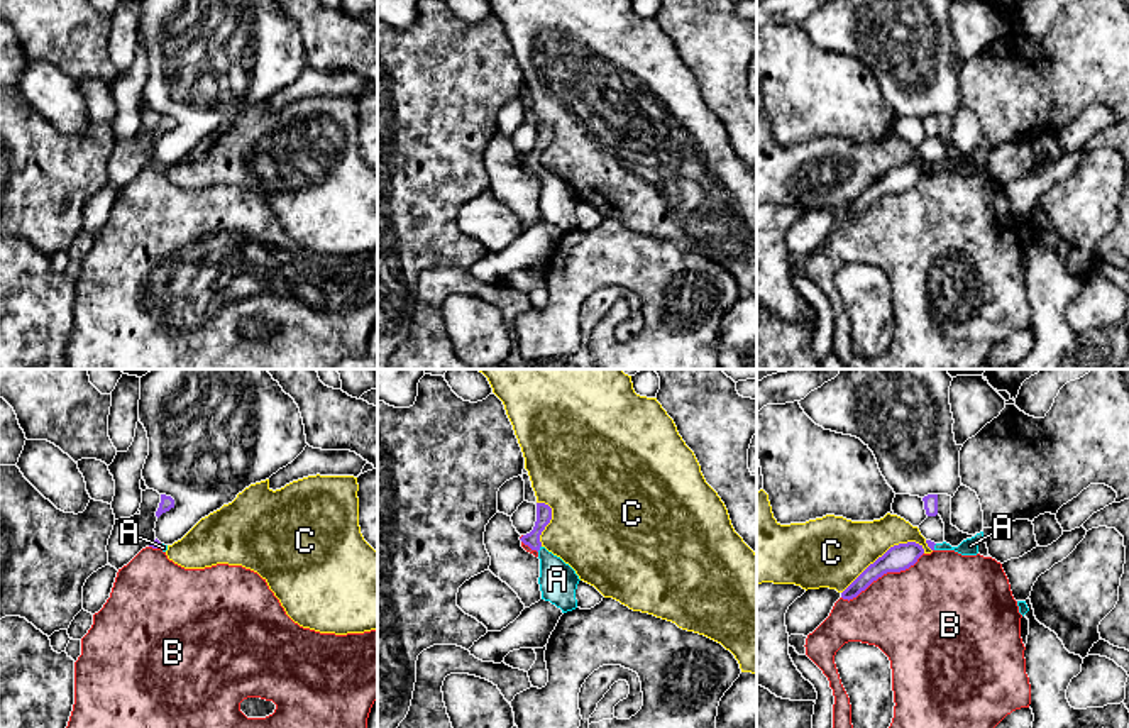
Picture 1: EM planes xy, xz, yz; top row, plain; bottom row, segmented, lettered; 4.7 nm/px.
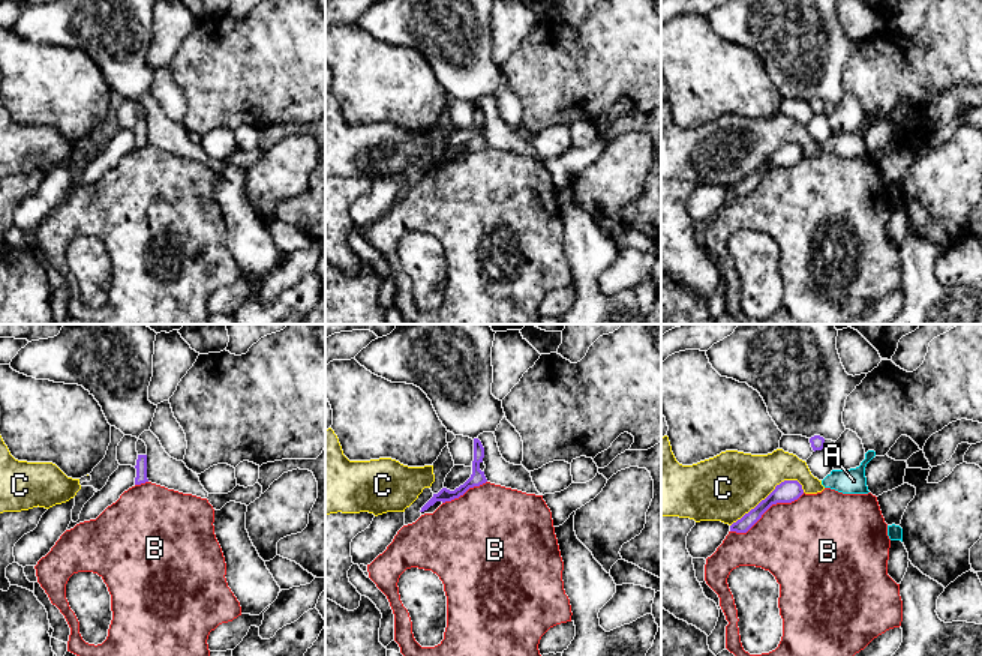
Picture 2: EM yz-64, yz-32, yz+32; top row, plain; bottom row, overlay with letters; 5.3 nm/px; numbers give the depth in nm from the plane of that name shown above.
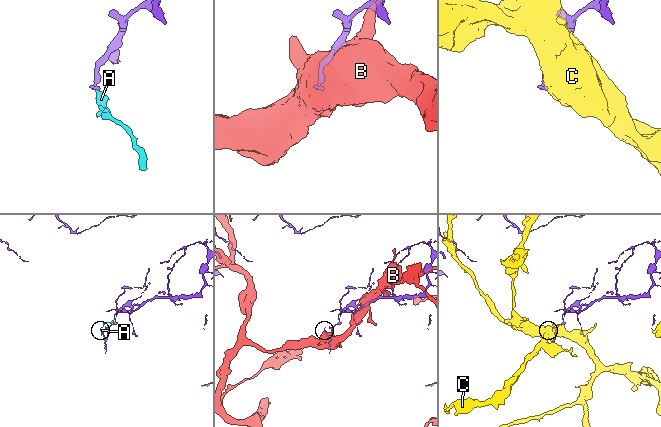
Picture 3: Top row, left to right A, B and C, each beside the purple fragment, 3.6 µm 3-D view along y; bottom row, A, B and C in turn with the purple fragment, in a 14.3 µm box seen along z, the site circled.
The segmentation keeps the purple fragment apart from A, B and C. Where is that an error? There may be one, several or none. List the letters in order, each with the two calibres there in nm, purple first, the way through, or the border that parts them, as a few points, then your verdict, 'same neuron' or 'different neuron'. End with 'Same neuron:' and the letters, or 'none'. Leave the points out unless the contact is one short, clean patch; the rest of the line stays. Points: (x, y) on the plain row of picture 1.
A: 80 nm thick on the purple side, 180 nm on the other; runs through xz (544, 132), (535, 154), (539, 170), (557, 200); same neuron
B: 130 nm thick on the purple side, 440 nm on the other; different neuron
C: 130 nm thick on the purple side, 340 nm on the other; different neuron
Same neuron: A

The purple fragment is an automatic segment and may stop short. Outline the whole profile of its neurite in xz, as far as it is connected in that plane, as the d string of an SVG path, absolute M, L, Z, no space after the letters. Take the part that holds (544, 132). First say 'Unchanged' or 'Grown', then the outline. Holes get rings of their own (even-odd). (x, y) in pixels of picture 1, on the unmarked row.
Grown. M537 124L537 142L530 154L523 156L520 161L531 171L538 173L540 179L540 212L542 220L550 222L562 234L577 229L576 210L579 205L579 196L576 191L565 185L560 178L548 173L542 163L540 156L552 141L552 129L545 124Z

